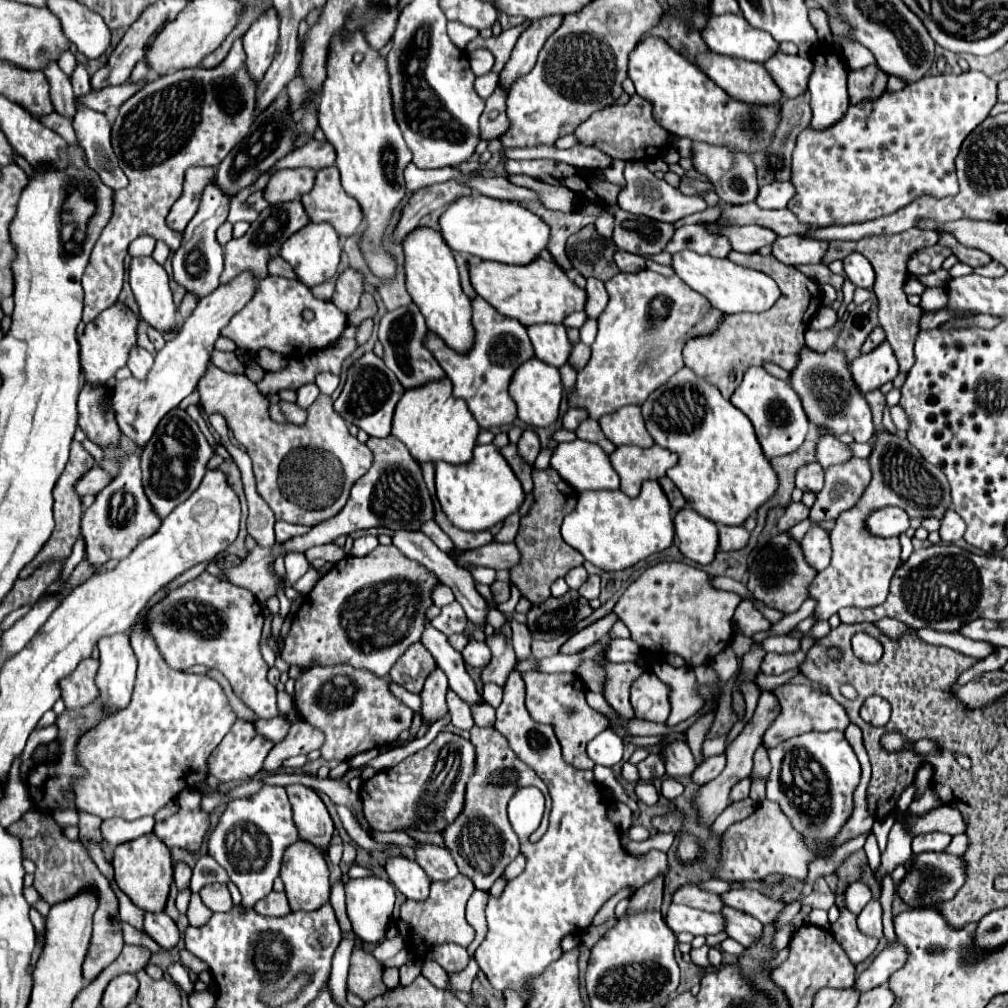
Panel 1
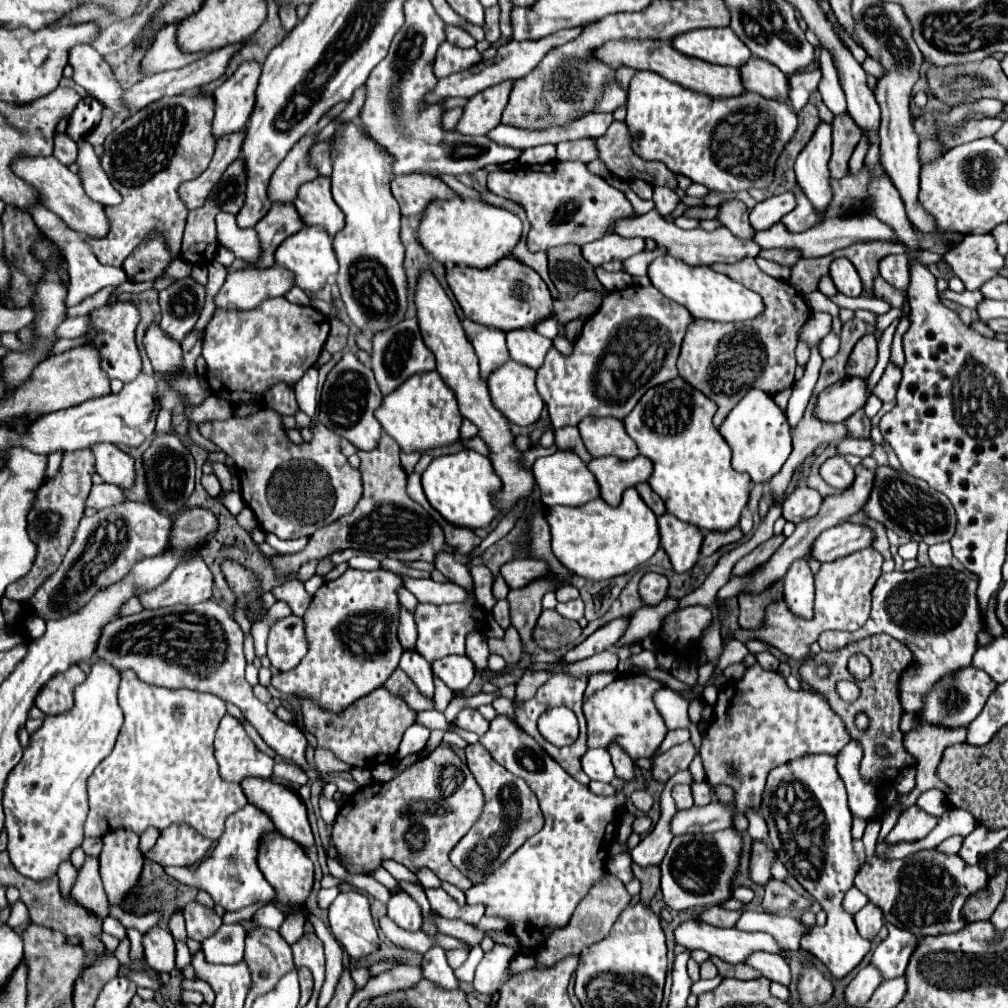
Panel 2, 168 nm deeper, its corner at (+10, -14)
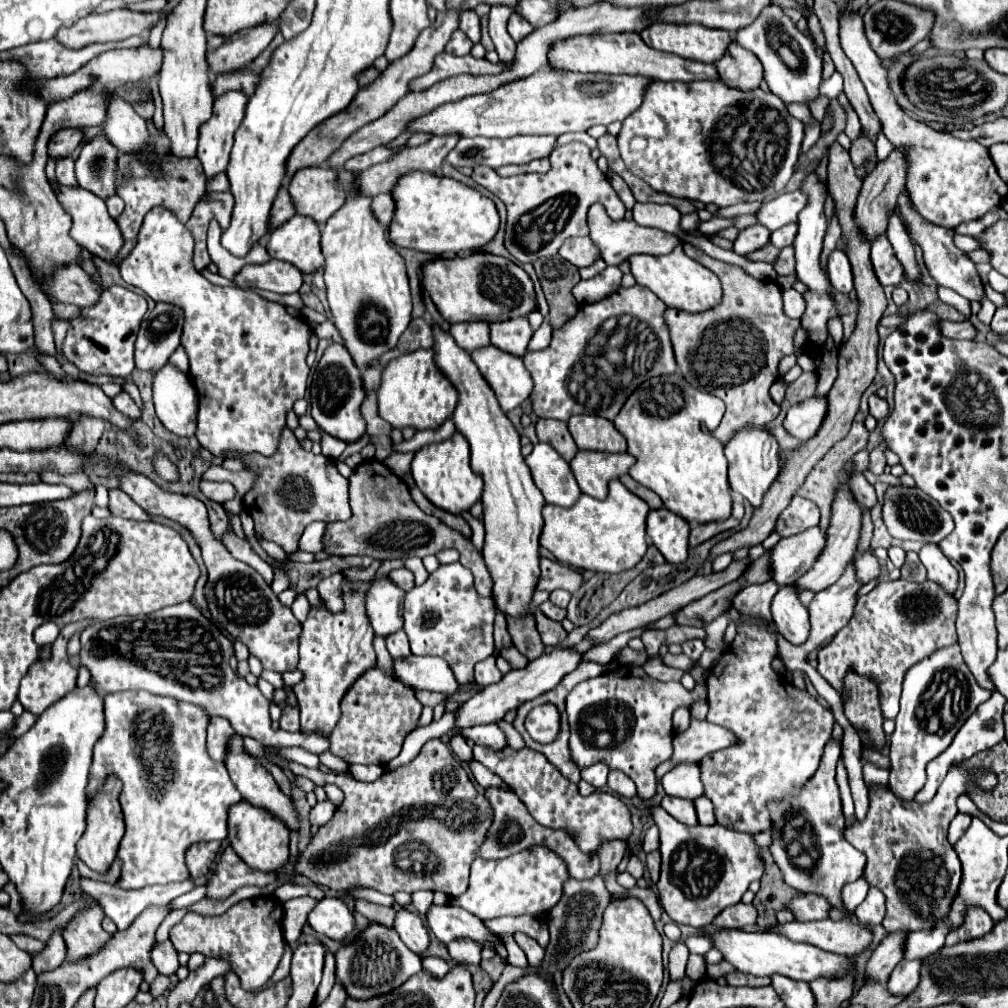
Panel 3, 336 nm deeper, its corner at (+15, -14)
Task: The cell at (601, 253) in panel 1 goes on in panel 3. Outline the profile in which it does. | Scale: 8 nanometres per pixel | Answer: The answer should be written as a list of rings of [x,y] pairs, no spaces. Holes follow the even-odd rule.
[[[558,254],[534,262],[534,270],[550,306],[550,324],[560,328],[578,310],[572,288],[580,282],[580,274]]]

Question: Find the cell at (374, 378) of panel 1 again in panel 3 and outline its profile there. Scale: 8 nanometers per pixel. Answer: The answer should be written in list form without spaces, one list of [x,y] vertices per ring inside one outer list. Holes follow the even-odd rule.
[[[330,344],[322,354],[312,378],[310,396],[312,396],[310,398],[312,418],[330,436],[344,442],[356,442],[366,432],[366,422],[360,414],[360,404],[364,400],[362,376],[360,376],[360,370],[354,366],[348,350],[342,344]]]

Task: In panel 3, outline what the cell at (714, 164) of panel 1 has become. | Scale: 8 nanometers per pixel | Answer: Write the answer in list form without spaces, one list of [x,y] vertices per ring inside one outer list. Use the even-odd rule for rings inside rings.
[[[752,226],[752,228],[746,228],[740,232],[738,240],[734,242],[734,252],[740,254],[740,256],[748,256],[752,254],[754,250],[758,248],[764,248],[768,242],[770,242],[770,230],[764,228],[764,226]]]

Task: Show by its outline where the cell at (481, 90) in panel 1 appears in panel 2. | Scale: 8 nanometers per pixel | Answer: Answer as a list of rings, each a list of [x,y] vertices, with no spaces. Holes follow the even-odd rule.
[[[451,108],[451,110],[447,110],[445,116],[443,116],[443,128],[447,128],[447,130],[455,128],[457,120],[461,120],[461,112],[463,112],[463,108]]]

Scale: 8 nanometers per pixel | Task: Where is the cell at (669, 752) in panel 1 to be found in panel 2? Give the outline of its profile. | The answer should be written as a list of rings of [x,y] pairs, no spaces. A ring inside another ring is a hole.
[[[677,784],[677,786],[673,786],[671,794],[673,794],[673,800],[677,804],[677,810],[683,810],[683,808],[691,808],[693,806],[693,796],[691,796],[689,784]]]

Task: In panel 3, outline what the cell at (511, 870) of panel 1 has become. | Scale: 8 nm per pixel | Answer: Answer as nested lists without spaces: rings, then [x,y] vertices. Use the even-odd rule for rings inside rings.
[[[432,906],[428,912],[428,926],[434,932],[438,940],[444,944],[456,940],[456,938],[470,938],[476,942],[492,942],[496,954],[507,961],[507,950],[504,944],[500,944],[498,934],[494,934],[480,918],[474,914],[458,908],[458,906]]]

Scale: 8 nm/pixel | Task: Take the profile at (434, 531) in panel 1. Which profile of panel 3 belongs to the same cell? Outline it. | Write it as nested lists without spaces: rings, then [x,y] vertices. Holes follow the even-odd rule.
[[[460,562],[438,566],[438,570],[434,570],[422,586],[406,594],[402,608],[404,630],[410,638],[412,654],[444,658],[460,688],[474,684],[476,662],[494,652],[494,616],[494,602],[490,598],[482,598],[474,590],[472,572]]]

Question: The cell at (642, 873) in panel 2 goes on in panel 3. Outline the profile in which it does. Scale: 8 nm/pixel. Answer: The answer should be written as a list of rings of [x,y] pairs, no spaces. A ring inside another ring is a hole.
[[[652,852],[652,854],[648,854],[648,858],[646,858],[646,868],[650,870],[652,882],[656,884],[656,880],[658,880],[658,874],[660,874],[660,856],[658,856],[658,852]]]

